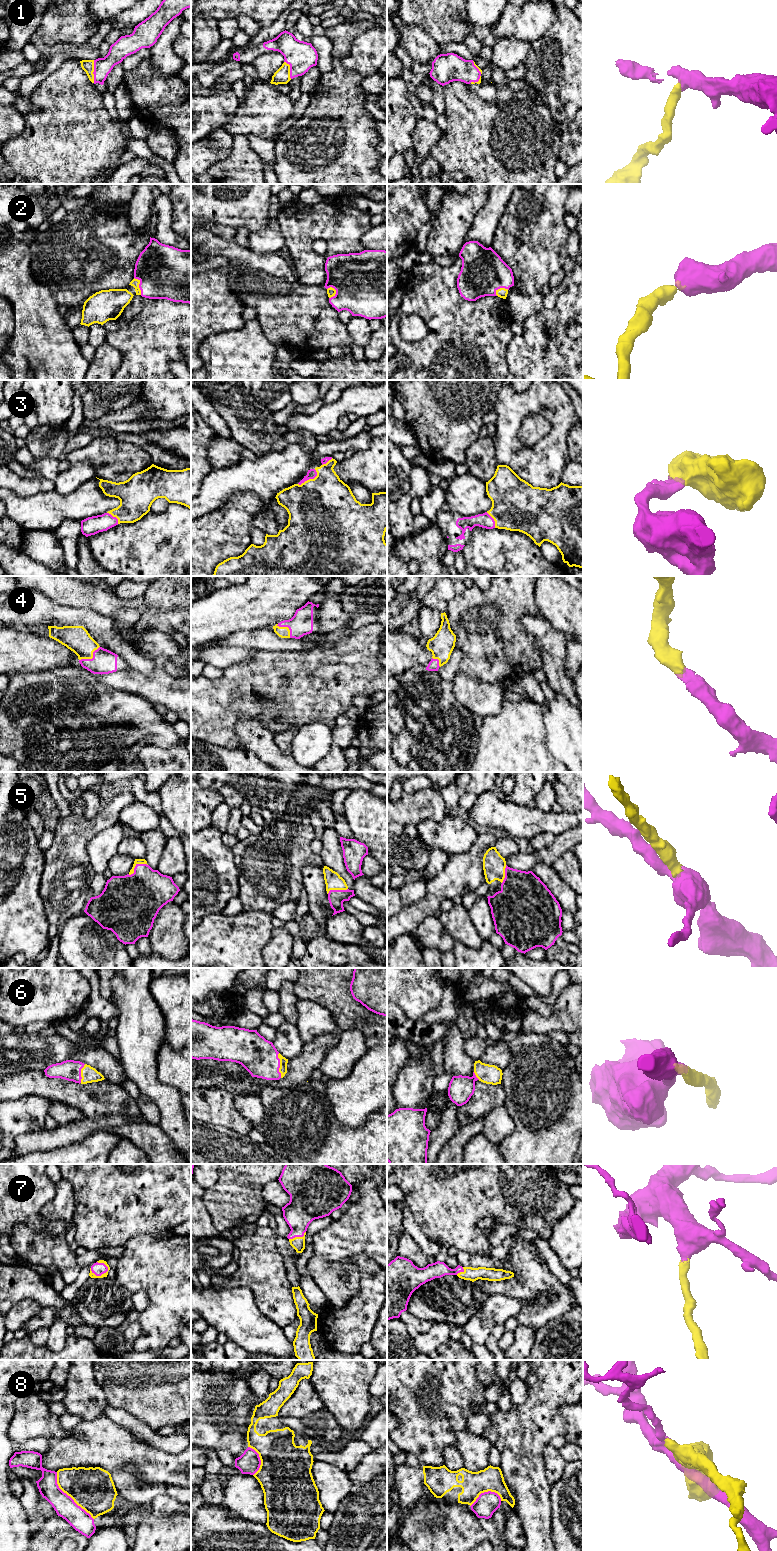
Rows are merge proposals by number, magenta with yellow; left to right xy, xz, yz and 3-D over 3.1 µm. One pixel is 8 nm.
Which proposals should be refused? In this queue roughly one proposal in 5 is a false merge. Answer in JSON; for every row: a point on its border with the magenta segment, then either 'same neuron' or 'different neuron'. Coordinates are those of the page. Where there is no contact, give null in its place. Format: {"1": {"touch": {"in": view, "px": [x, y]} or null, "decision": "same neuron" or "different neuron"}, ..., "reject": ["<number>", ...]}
{"1": {"touch": {"in": "xy", "px": [94, 71]}, "decision": "same neuron"}, "2": {"touch": {"in": "xy", "px": [139, 285]}, "decision": "same neuron"}, "3": {"touch": {"in": "xz", "px": [309, 478]}, "decision": "same neuron"}, "4": {"touch": {"in": "xy", "px": [92, 658]}, "decision": "same neuron"}, "5": {"touch": {"in": "xy", "px": [135, 866]}, "decision": "same neuron"}, "6": {"touch": {"in": "xz", "px": [279, 1065]}, "decision": "same neuron"}, "7": {"touch": {"in": "xy", "px": [99, 1275]}, "decision": "same neuron"}, "8": {"touch": {"in": "xy", "px": [69, 1496]}, "decision": "different neuron"}, "reject": ["8"]}

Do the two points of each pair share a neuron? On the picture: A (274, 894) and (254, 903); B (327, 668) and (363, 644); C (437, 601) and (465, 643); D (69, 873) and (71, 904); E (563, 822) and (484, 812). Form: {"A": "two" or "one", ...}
{"A": "one", "B": "one", "C": "two", "D": "one", "E": "one"}

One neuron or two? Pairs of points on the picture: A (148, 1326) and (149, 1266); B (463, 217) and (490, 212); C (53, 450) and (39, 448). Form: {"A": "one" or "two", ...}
{"A": "one", "B": "two", "C": "one"}

